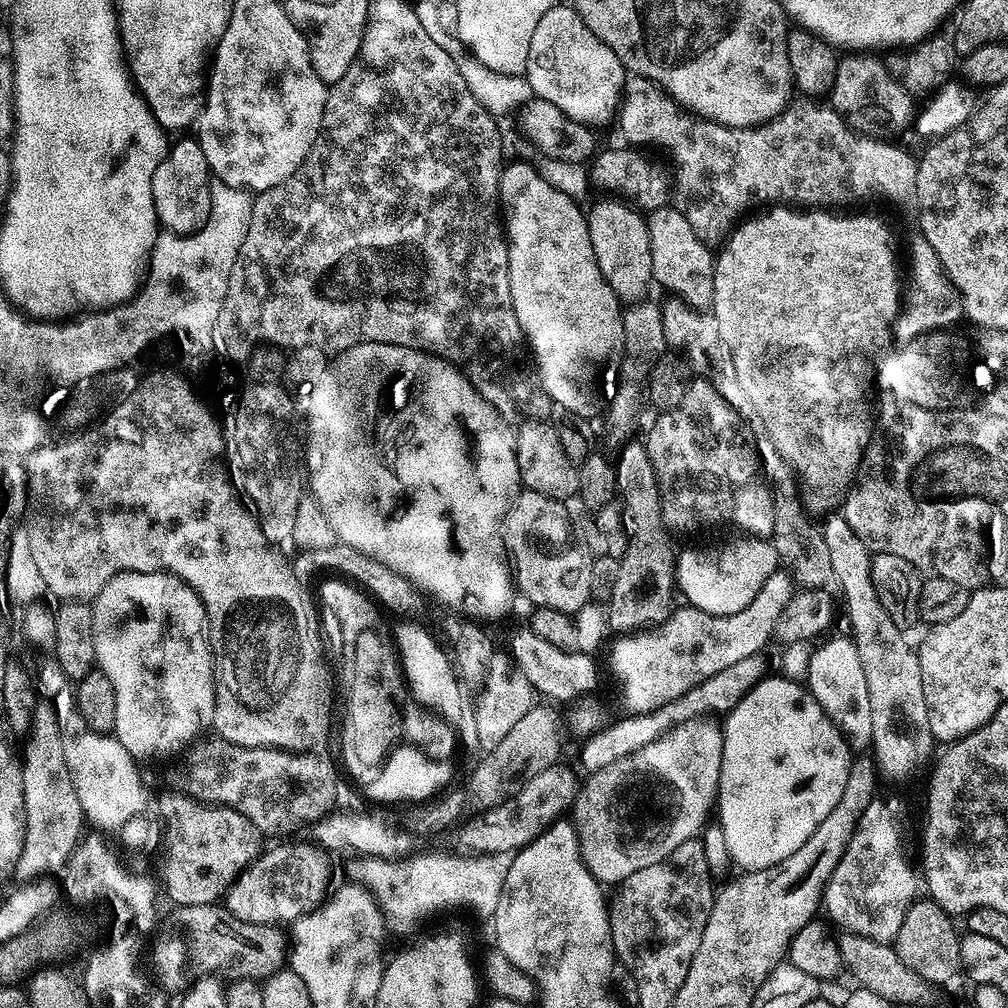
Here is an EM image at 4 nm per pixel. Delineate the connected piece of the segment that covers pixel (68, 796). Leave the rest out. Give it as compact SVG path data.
M37 703L32 711L32 723L26 739L24 760L22 756L20 764L24 795L24 845L16 863L15 875L35 878L51 871L50 868L63 869L69 863L68 855L75 850L80 840L80 827L84 828L86 823L70 784L66 762L63 761L63 734L51 703Z

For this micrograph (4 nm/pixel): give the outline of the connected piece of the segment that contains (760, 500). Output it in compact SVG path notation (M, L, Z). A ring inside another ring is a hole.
M705 378L693 379L683 398L659 415L648 432L646 447L660 491L660 521L669 533L696 532L707 524L728 524L733 520L744 531L741 533L771 537L774 522L772 490L763 474L753 433L748 433L749 425L744 417Z

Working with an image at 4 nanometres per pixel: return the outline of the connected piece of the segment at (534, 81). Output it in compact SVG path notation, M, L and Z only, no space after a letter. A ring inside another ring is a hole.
M558 2L546 14L542 14L538 26L534 26L534 38L530 38L530 54L526 62L526 75L533 93L539 99L550 102L562 110L571 120L576 120L580 124L595 126L594 124L604 124L608 119L617 115L624 82L626 79L626 69L624 63L582 22L582 18L567 3Z

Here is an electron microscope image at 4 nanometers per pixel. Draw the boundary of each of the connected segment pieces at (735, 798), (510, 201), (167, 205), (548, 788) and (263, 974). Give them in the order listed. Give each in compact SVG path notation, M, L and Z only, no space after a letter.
M772 674L751 688L744 697L732 707L732 711L723 717L722 727L724 730L724 741L722 742L722 762L720 763L720 777L718 778L718 790L716 791L716 803L714 805L715 815L720 815L718 825L722 828L724 841L730 849L730 858L737 869L744 872L757 872L763 868L774 866L782 862L782 858L790 858L798 846L814 832L818 822L826 818L826 814L833 809L833 804L841 797L841 788L845 785L850 767L848 760L849 743L845 740L839 728L832 723L831 718L822 710L819 702L812 697L803 683L788 680L782 674Z
M512 162L505 163L500 173L500 207L508 241L510 298L518 326L524 331L527 347L534 357L541 389L555 407L572 411L577 418L592 416L602 404L596 397L596 375L608 355L615 348L617 351L624 334L624 322L621 303L598 270L594 248L590 246L588 217L583 211L580 213L581 205L577 201L550 186L535 167Z
M180 140L169 147L167 154L158 162L152 179L152 197L157 225L175 236L188 236L196 232L210 218L210 173L206 154L202 154L199 140Z
M564 762L551 764L542 774L534 774L518 794L506 802L479 813L464 828L464 840L473 853L508 851L515 853L525 848L534 838L538 838L546 829L561 819L574 803L574 793L578 788L578 779Z
M219 903L182 904L171 910L168 920L161 919L150 936L152 968L166 991L183 993L194 978L263 982L285 967L286 948L284 952L284 936L279 927L242 922Z

